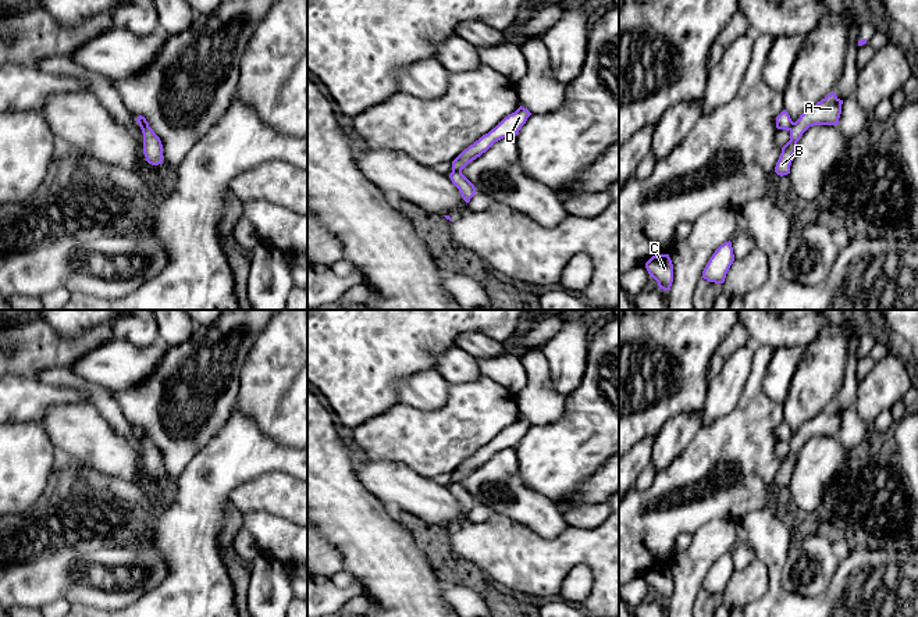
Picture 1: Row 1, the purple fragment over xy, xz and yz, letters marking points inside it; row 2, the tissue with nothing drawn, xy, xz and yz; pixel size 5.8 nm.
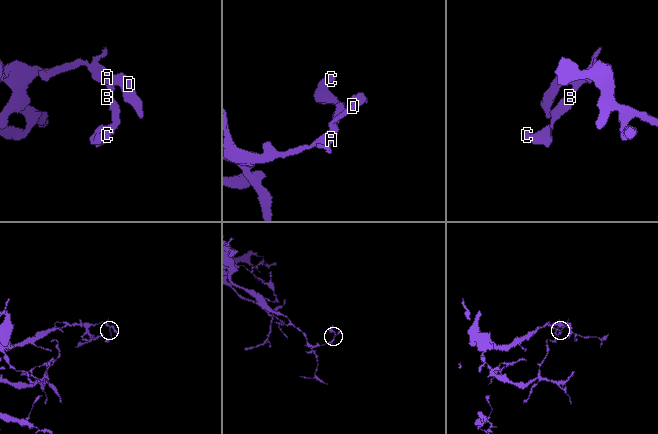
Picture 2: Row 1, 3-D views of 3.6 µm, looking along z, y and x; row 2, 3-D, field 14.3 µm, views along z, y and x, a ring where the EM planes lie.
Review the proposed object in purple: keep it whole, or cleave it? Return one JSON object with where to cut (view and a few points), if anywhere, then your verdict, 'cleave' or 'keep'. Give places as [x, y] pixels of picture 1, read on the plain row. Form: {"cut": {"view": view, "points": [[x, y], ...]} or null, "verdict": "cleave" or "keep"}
{"cut": {"view": "xz", "points": [[461, 481], [452, 484]]}, "verdict": "cleave"}

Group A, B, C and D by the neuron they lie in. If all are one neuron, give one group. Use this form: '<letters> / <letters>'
A B C / D

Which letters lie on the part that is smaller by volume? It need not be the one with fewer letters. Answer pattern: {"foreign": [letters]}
{"foreign": ["D"]}

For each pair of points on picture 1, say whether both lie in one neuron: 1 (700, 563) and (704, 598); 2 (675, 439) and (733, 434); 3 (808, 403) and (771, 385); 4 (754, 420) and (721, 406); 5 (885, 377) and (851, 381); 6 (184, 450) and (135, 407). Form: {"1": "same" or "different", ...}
{"1": "different", "2": "different", "3": "different", "4": "different", "5": "different", "6": "same"}

